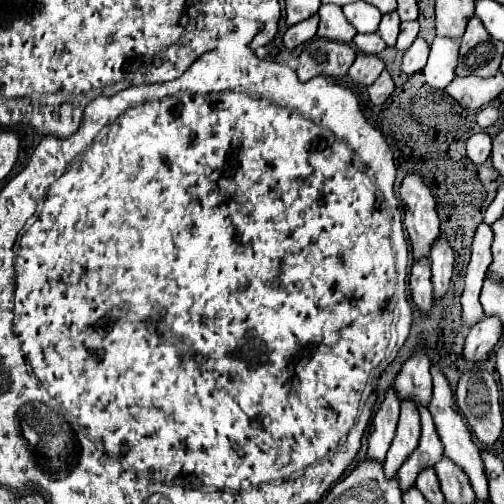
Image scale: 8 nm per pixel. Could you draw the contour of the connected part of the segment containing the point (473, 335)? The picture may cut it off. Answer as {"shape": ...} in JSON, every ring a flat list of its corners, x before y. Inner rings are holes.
{"shape":[[485,315,483,321,477,323,477,327,473,327,469,331,465,347,463,347,463,357,471,363,487,361,491,351,495,349,495,345,501,339,501,333,503,333,501,323,497,323,497,319,489,319]]}

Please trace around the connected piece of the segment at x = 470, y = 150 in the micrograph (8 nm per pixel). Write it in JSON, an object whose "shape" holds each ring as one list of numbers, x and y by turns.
{"shape":[[487,133,471,135,467,141,467,157,475,165,481,165,489,155,491,155,491,137]]}

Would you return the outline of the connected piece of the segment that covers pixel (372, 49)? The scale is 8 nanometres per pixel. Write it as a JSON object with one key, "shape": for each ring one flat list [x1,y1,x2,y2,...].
{"shape":[[357,33,353,37,353,43,361,53,373,53,373,55,381,53,387,47,385,41,379,37,379,33]]}

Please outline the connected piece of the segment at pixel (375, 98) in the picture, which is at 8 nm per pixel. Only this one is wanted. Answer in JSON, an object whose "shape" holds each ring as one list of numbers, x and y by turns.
{"shape":[[383,71,381,77,373,85,369,85,369,97,371,97,373,105,383,105,385,99,393,93,393,89,395,89,395,85,393,85,391,75,387,71]]}

